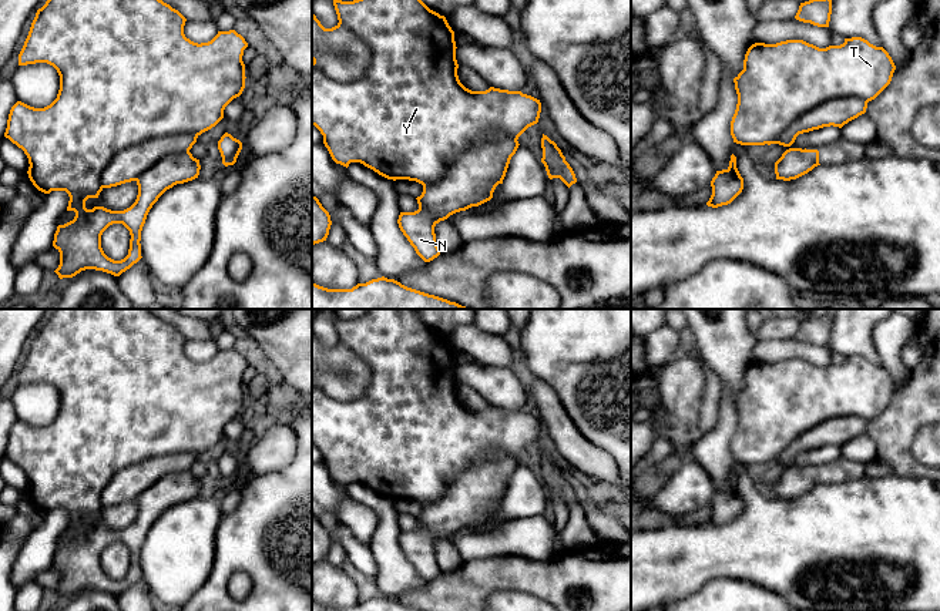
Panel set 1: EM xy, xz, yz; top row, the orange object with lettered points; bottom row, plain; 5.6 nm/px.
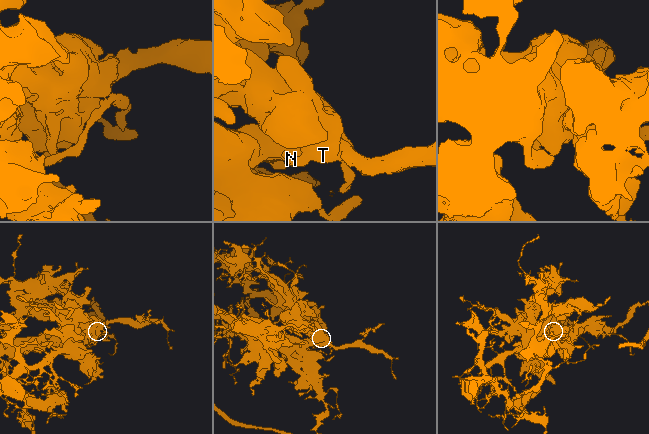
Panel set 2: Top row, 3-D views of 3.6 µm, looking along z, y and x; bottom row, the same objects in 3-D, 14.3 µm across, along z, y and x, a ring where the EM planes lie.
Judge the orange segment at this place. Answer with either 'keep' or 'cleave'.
cleave

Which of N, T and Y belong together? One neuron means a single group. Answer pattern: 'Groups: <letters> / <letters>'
Groups: N / T Y

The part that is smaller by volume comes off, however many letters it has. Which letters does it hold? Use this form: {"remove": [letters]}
{"remove": ["N"]}

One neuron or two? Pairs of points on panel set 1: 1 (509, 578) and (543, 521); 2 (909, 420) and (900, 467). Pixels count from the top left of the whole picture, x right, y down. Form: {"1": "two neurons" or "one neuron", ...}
{"1": "two neurons", "2": "one neuron"}

